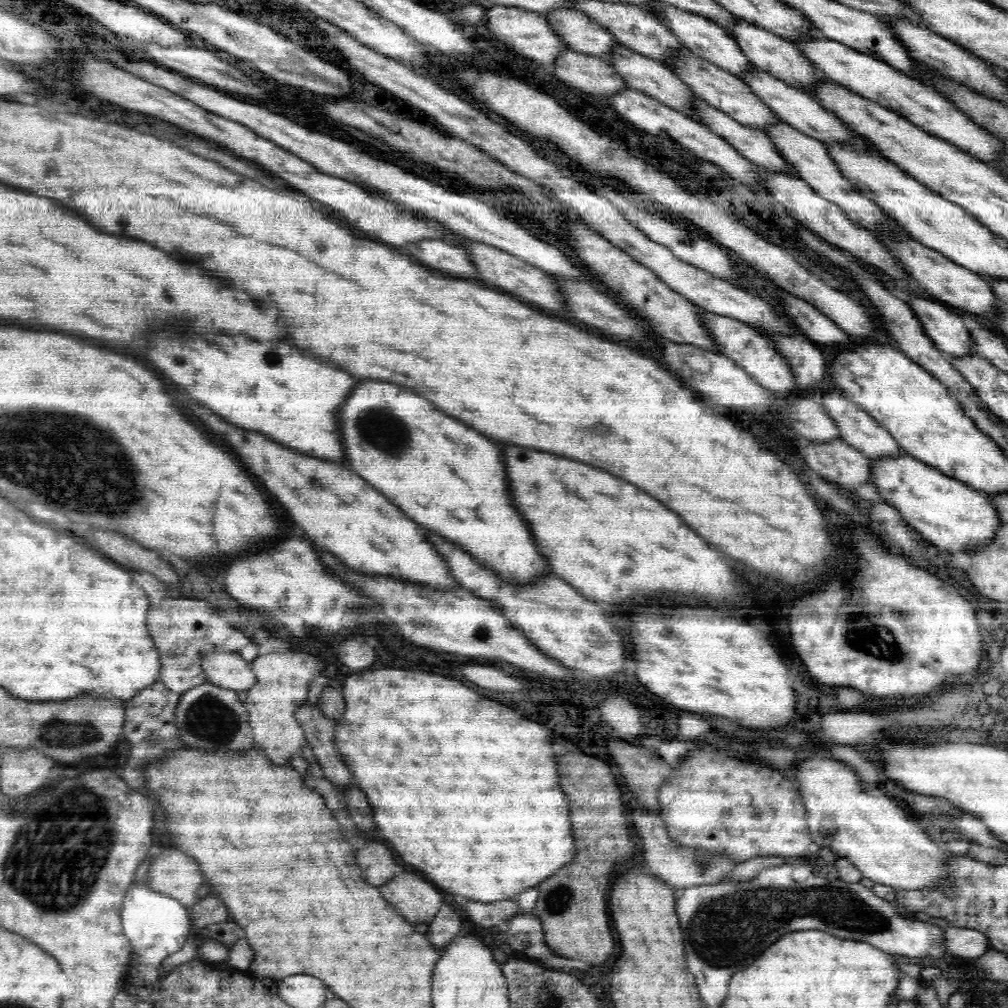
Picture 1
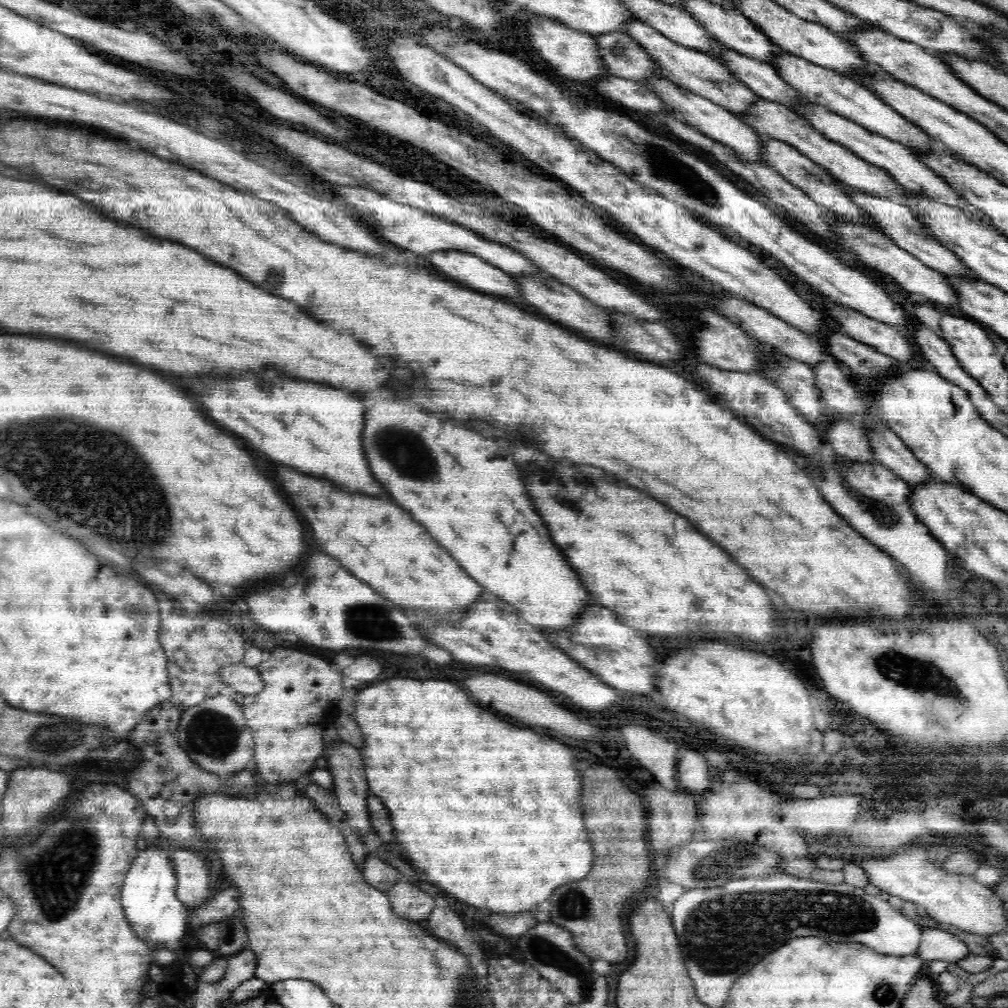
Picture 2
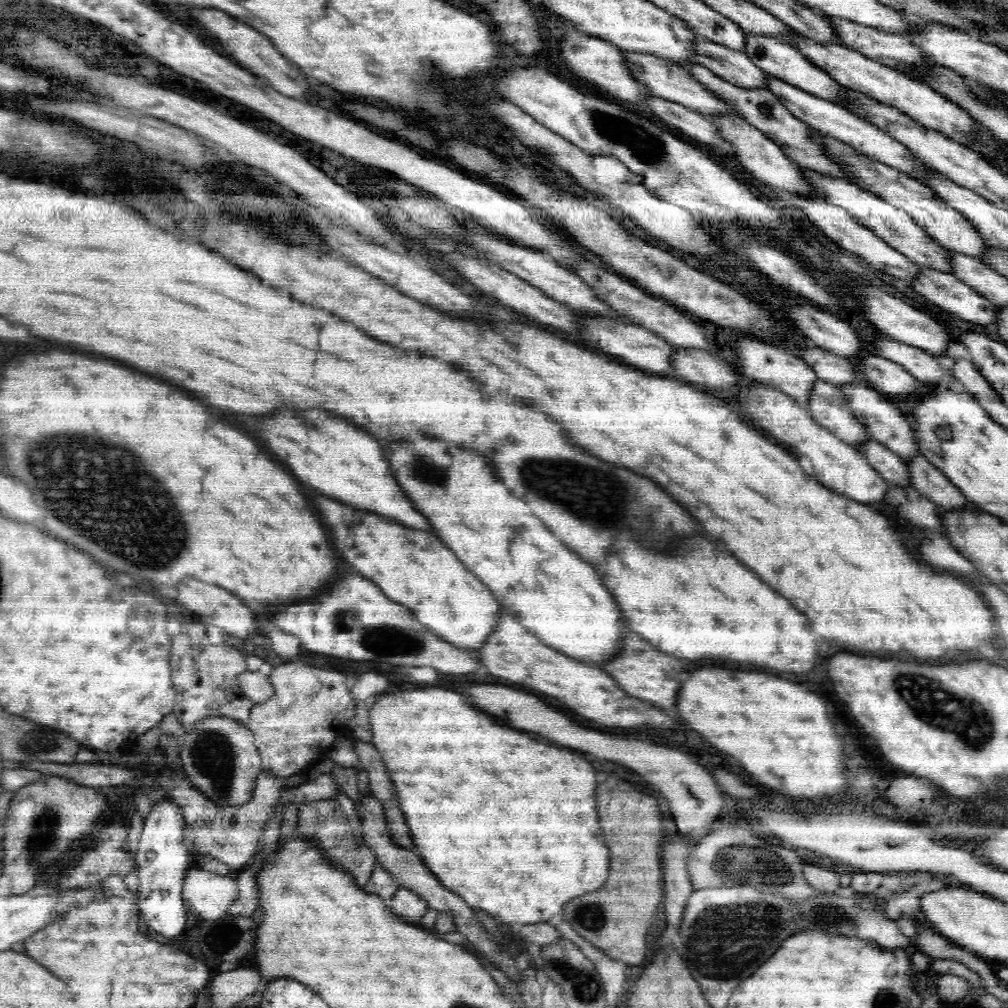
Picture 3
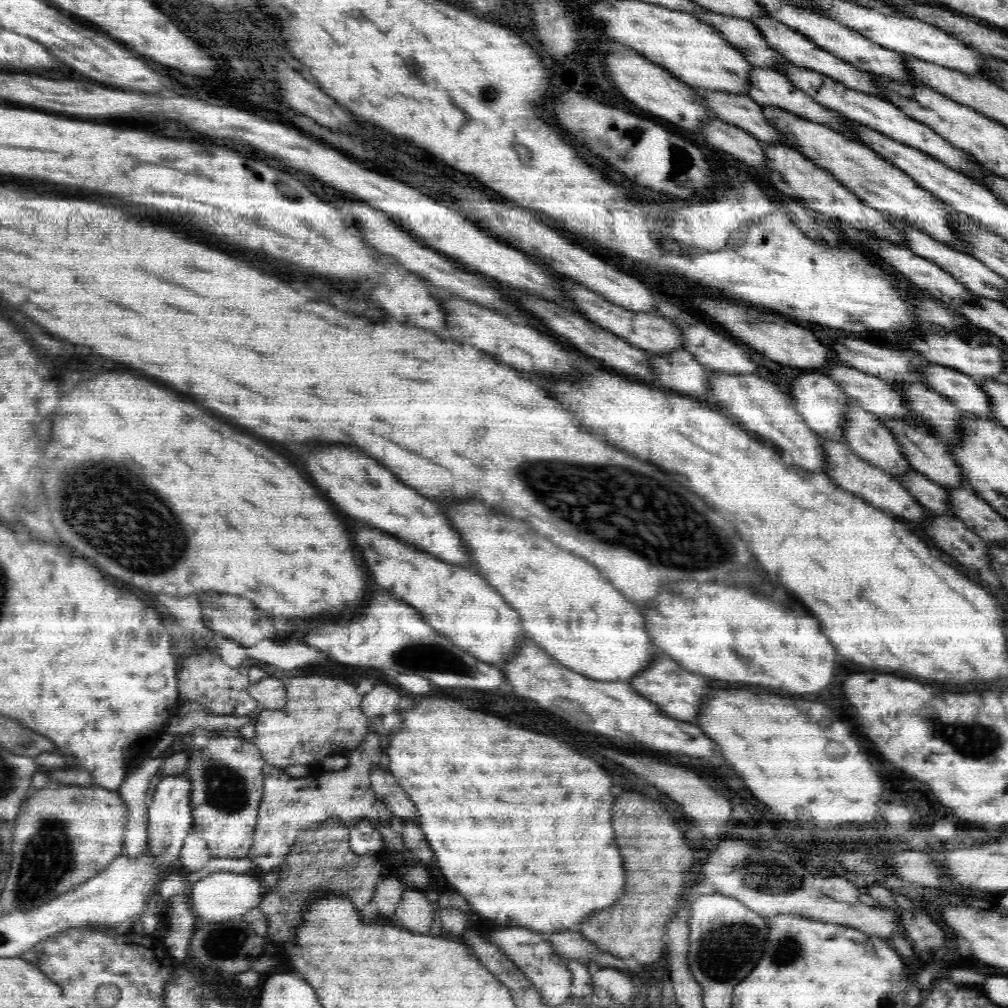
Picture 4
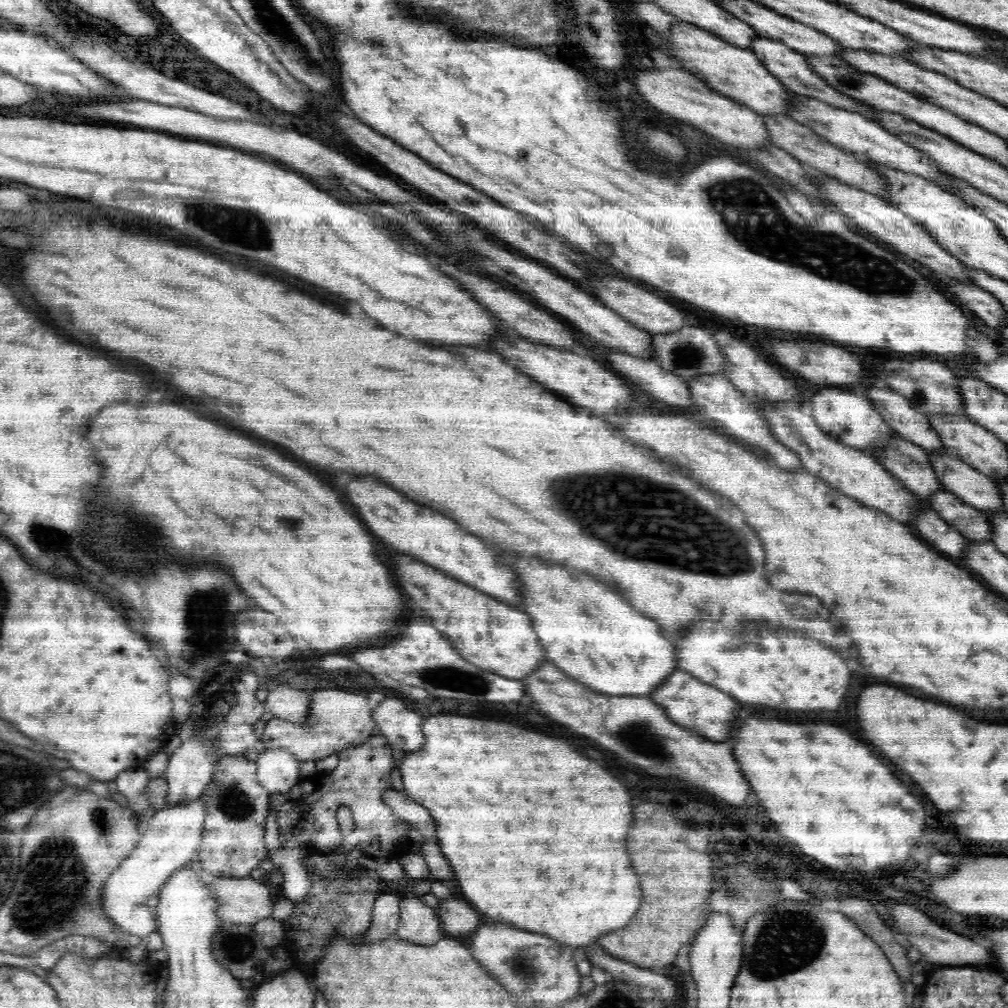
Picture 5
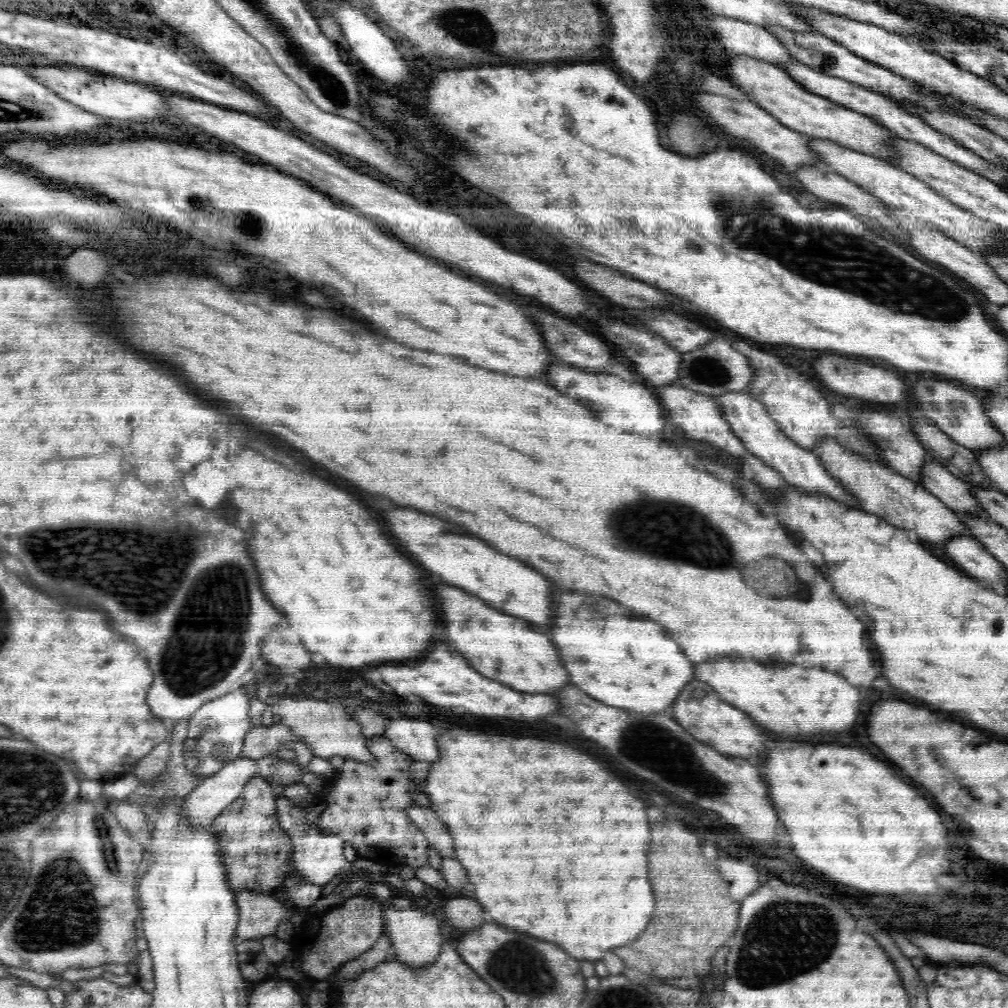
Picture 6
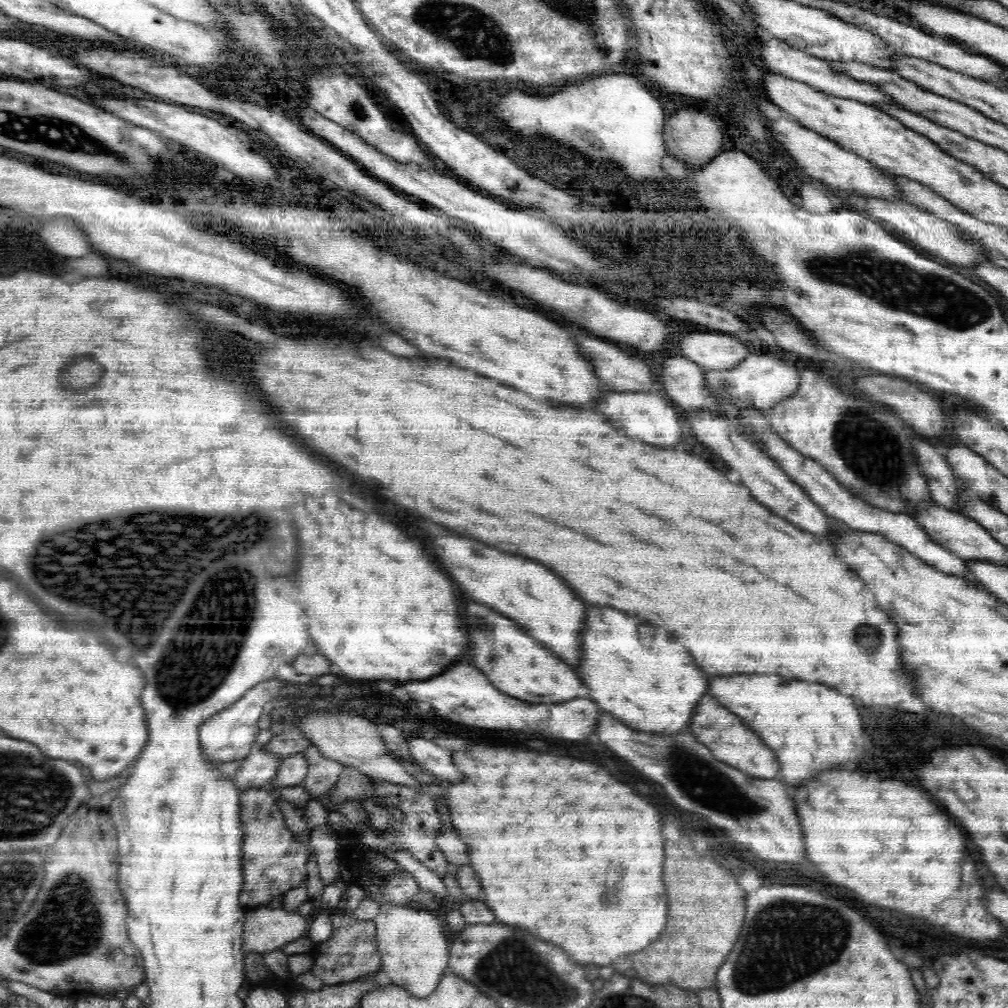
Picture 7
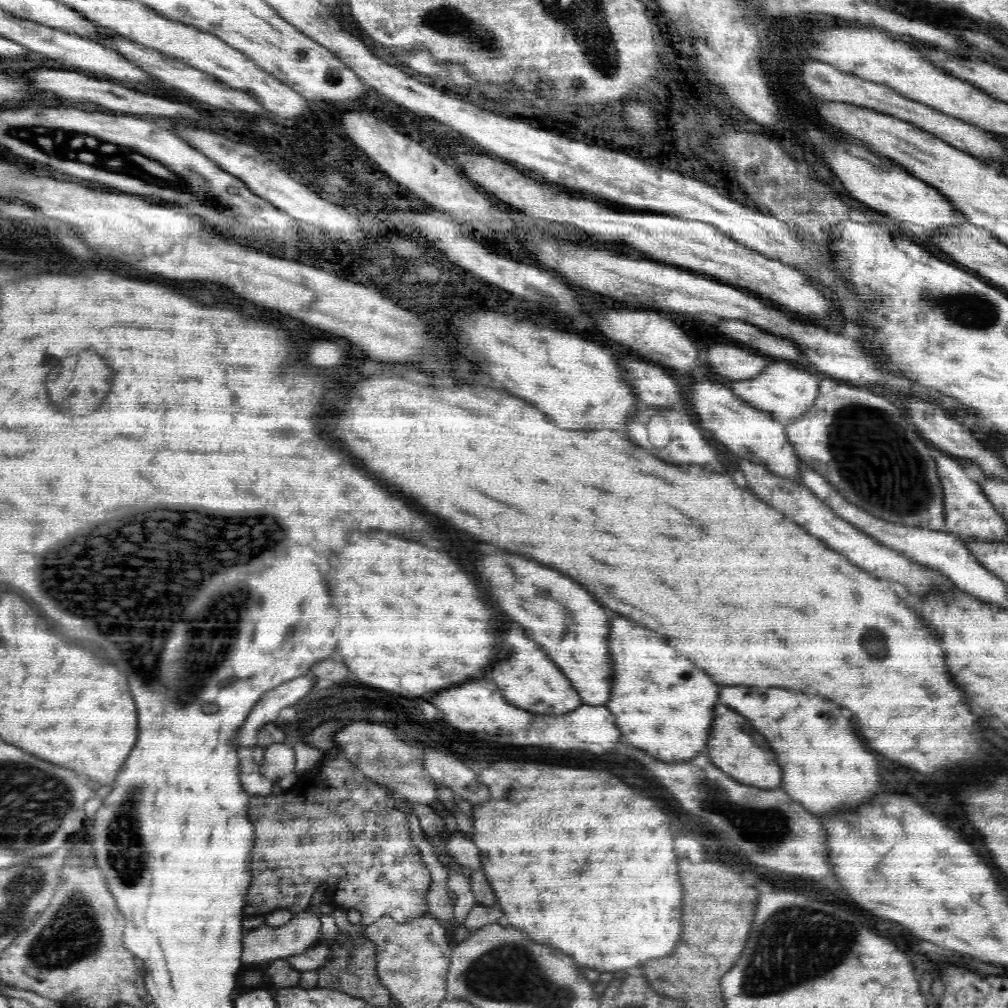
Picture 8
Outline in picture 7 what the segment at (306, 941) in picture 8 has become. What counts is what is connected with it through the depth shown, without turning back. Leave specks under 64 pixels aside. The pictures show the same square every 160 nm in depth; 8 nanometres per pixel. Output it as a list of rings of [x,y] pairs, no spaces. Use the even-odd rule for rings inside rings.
[[[268,905],[244,909],[244,916],[243,952],[245,955],[252,952],[263,955],[264,952],[282,949],[289,942],[306,937],[309,929],[306,916],[298,914],[297,911],[286,912],[282,908],[270,909]]]

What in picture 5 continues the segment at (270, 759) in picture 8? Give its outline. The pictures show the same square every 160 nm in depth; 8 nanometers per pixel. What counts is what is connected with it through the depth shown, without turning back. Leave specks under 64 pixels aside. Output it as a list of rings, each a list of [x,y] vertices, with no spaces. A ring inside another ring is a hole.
[[[204,795],[196,800],[156,811],[150,818],[142,829],[140,842],[136,844],[136,848],[133,848],[120,862],[120,866],[114,868],[112,874],[108,876],[102,894],[104,913],[120,927],[120,930],[145,939],[150,932],[156,930],[155,909],[151,911],[147,907],[147,900],[156,894],[158,888],[167,882],[167,878],[177,868],[196,859],[204,830],[204,818],[206,818]]]

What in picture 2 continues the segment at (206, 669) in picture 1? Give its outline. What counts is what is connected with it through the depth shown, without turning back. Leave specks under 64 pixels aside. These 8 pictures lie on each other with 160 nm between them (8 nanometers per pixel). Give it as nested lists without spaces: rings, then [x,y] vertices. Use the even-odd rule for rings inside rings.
[[[244,663],[228,664],[219,671],[222,681],[231,686],[233,693],[252,695],[262,692],[264,681],[260,672]]]

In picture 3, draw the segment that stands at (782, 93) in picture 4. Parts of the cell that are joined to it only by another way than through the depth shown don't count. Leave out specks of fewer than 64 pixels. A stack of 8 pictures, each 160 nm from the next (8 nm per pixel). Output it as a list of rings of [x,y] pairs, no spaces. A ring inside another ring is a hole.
[[[695,33],[694,49],[696,49],[696,62],[730,84],[735,84],[738,88],[766,89],[768,86],[770,75],[752,63],[746,53],[736,52]]]

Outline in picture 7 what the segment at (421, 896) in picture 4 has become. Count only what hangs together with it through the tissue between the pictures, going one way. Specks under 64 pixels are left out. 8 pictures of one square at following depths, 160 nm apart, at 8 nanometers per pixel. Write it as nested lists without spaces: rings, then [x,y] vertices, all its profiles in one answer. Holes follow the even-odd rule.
[[[382,905],[375,912],[377,953],[391,982],[416,996],[430,996],[448,971],[450,937],[444,935],[438,913],[424,909]]]

